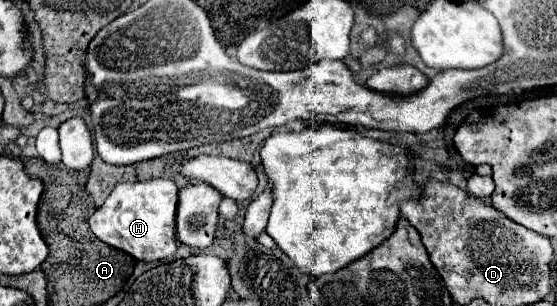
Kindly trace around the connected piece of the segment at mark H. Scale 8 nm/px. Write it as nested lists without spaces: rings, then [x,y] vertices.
[[[167,178],[117,184],[113,192],[107,196],[105,204],[93,212],[93,216],[89,218],[89,226],[101,242],[117,250],[123,250],[137,260],[143,262],[167,260],[177,250],[175,240],[177,192],[179,188],[175,186],[175,182]]]

